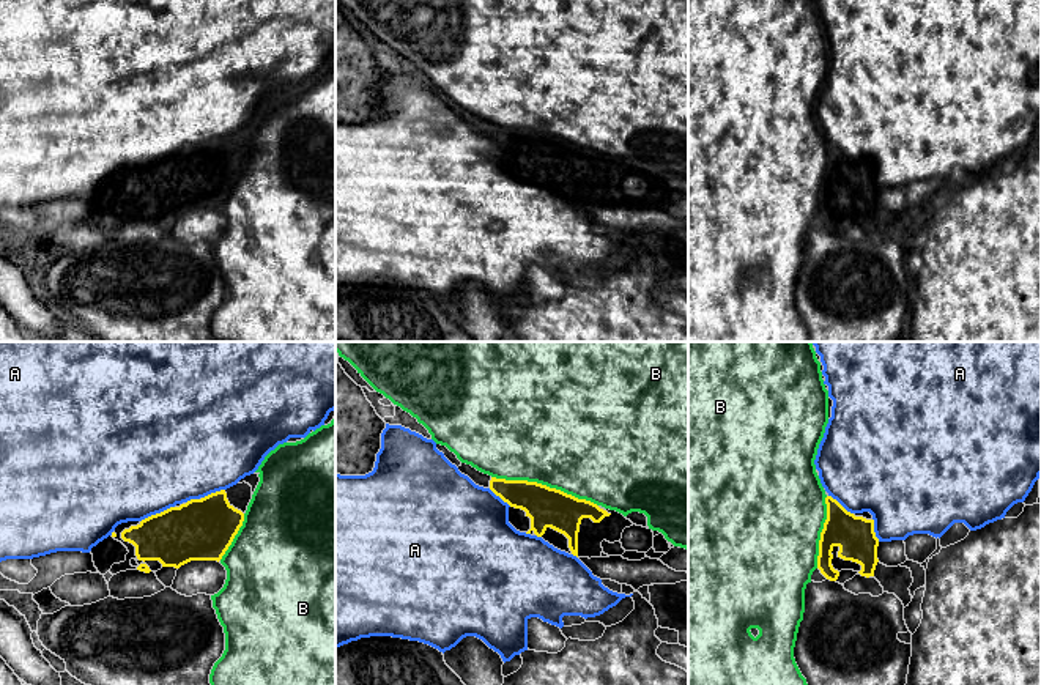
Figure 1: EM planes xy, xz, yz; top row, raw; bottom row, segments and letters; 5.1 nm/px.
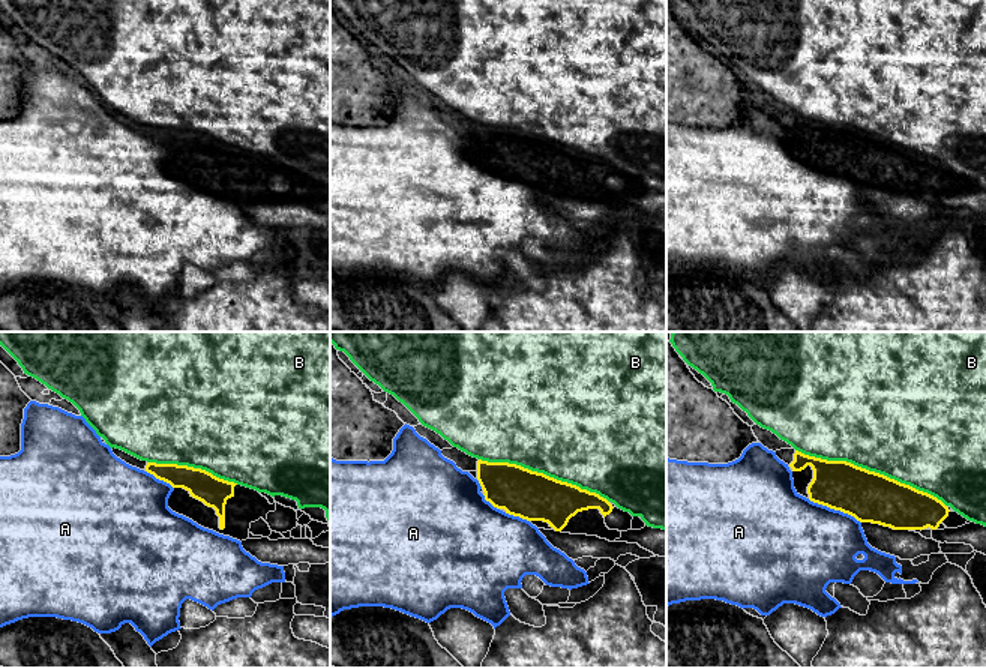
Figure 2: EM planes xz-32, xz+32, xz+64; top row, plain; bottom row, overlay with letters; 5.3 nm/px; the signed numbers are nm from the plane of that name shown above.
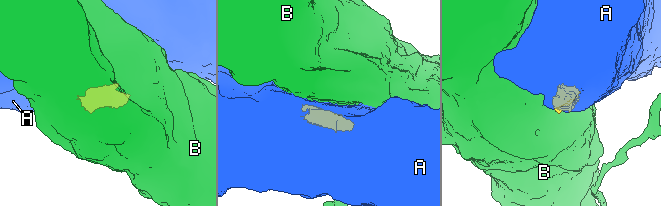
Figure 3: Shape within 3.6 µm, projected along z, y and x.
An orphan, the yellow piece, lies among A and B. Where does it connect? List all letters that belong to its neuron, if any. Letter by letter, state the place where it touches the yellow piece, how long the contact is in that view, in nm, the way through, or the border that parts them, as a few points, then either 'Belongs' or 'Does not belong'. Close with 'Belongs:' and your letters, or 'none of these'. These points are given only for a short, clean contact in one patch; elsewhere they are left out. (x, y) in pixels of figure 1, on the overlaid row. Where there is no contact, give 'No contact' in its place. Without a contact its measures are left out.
A: Touches yellow at xy (156, 514). Shared border 190 nm. Does not belong
B: Touches yellow at xz (545, 485). Shared border 550 nm. Does not belong
Belongs: none of these

